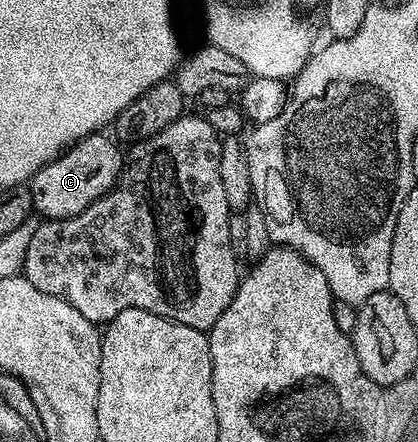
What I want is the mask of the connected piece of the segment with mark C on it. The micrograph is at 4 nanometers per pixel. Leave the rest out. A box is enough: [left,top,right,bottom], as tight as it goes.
[28,133,124,220]

